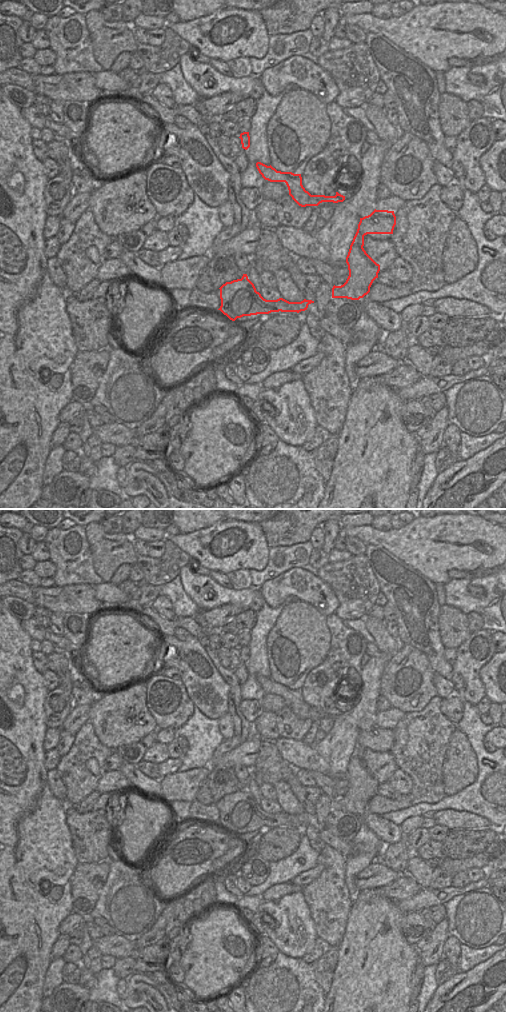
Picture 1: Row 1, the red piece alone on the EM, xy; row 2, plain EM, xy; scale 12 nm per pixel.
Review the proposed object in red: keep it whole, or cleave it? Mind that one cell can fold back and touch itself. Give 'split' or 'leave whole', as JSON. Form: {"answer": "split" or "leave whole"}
{"answer": "split"}

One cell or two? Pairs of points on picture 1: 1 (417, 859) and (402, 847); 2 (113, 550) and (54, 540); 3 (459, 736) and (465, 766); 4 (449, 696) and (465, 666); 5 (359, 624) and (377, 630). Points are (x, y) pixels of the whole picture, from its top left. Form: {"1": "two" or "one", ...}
{"1": "two", "2": "two", "3": "one", "4": "two", "5": "two"}

